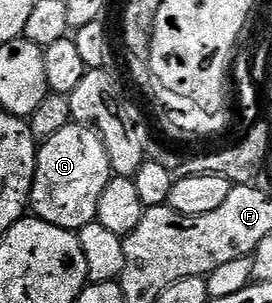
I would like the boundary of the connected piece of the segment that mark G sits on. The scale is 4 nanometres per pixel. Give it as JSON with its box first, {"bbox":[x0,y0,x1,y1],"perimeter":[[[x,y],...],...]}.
{"bbox":[30,124,112,231],"perimeter":[[[72,124],[38,148],[38,163],[30,189],[30,206],[37,217],[65,230],[80,231],[98,217],[98,205],[112,171],[104,140],[90,126]]]}

